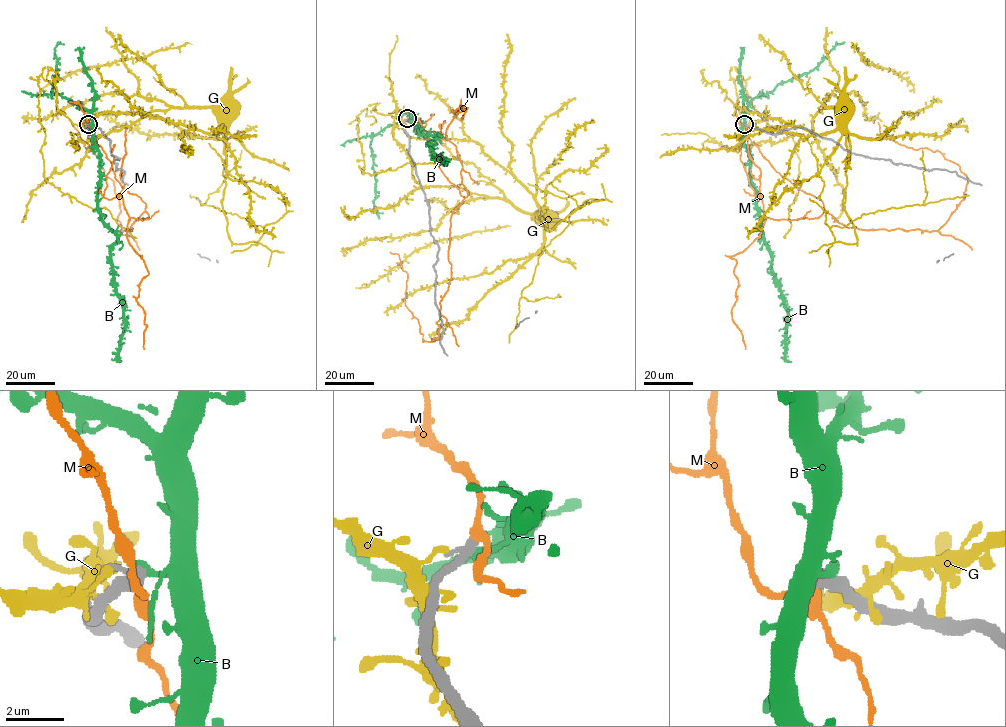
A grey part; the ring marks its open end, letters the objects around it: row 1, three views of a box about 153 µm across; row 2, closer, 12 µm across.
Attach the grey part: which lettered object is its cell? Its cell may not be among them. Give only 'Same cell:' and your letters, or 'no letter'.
Same cell: no letter

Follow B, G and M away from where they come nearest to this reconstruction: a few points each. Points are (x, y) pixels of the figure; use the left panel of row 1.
B: (88, 123), (99, 153), (98, 212), (117, 239), (111, 247), (112, 272), (124, 330), (118, 362)
G: (86, 123), (107, 112), (222, 130), (222, 210), (236, 244), (257, 242), (263, 228), (202, 205), (241, 150)
M: (88, 125), (115, 179), (146, 204), (131, 231), (121, 232), (113, 182), (71, 122)

